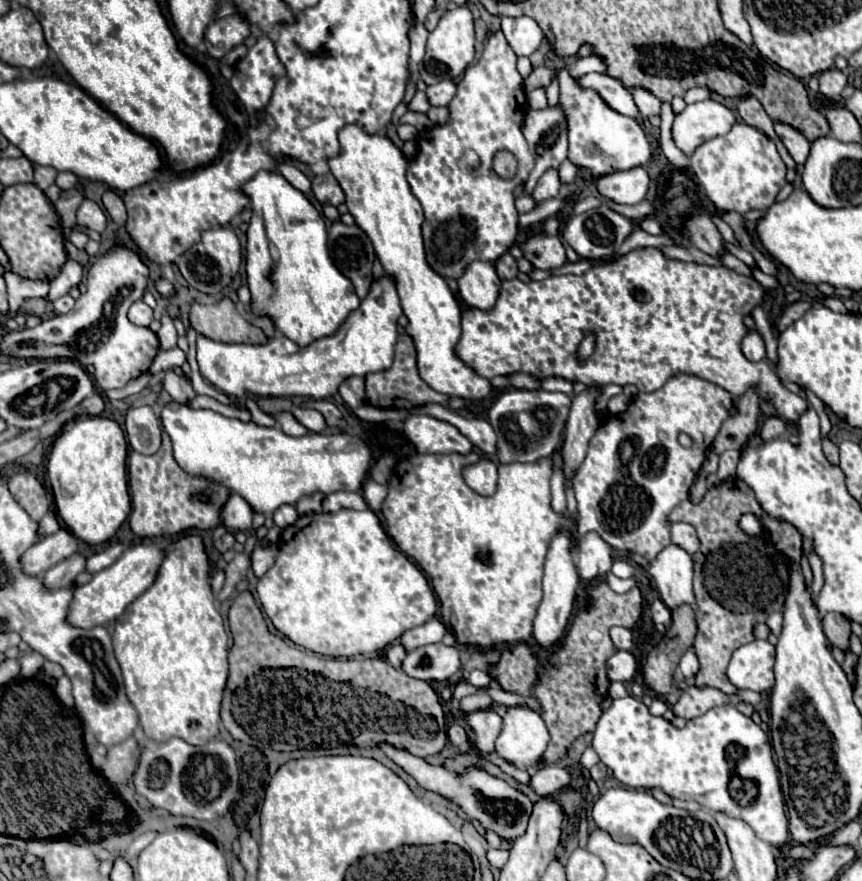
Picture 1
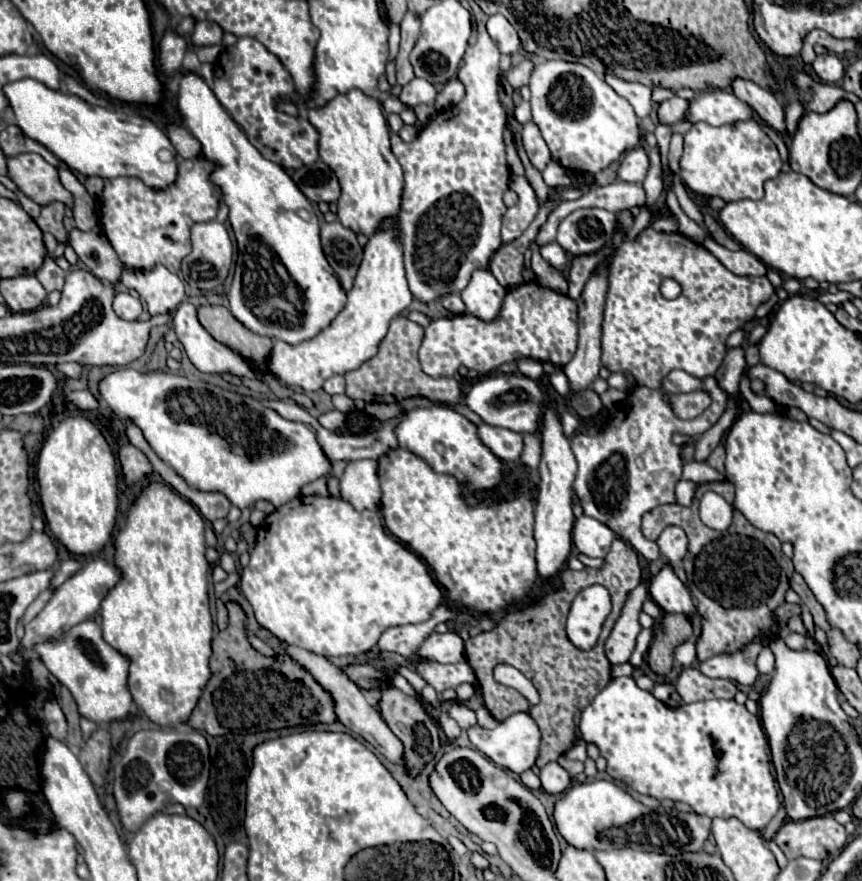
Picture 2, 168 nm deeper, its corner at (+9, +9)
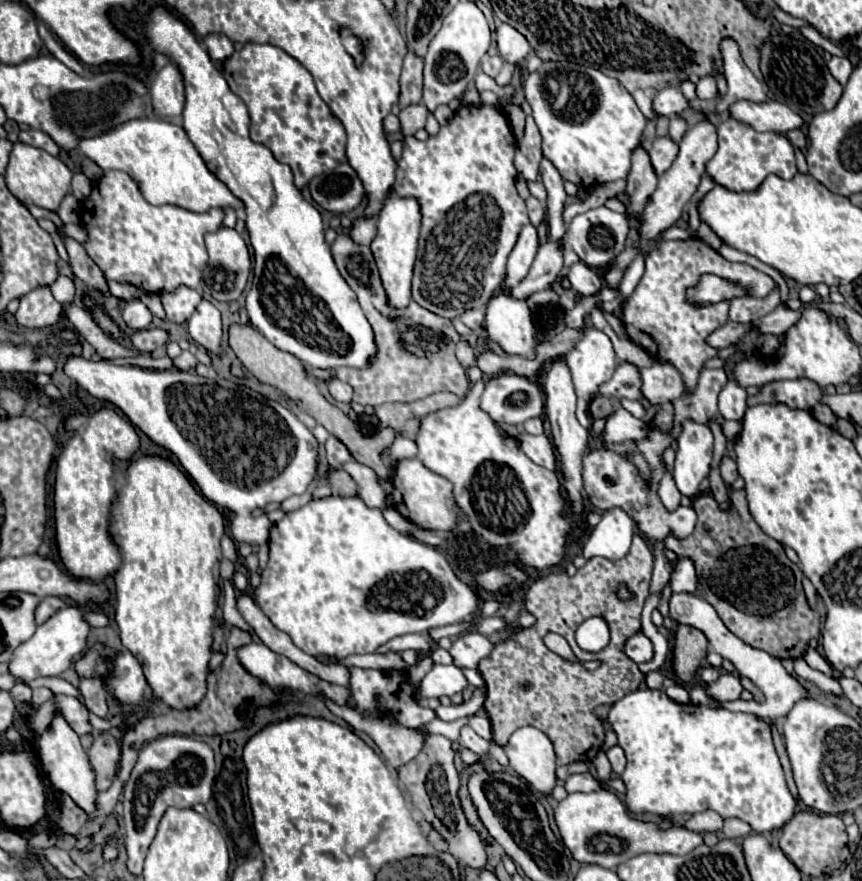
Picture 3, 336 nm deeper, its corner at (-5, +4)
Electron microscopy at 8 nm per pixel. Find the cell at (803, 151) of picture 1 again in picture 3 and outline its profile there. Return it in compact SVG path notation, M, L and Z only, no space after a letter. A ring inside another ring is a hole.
M724 39L720 49L722 49L722 59L724 59L724 77L728 83L728 93L720 101L718 113L722 113L728 105L732 105L734 101L740 101L740 99L748 99L748 101L756 101L756 103L768 101L764 85L744 65L738 45L732 39Z

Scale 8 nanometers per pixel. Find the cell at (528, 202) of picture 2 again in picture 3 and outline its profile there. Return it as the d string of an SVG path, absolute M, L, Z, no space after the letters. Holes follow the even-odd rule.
M532 223L522 227L522 233L518 235L518 241L508 257L508 271L504 279L504 289L516 287L528 273L534 255L538 251L538 231Z

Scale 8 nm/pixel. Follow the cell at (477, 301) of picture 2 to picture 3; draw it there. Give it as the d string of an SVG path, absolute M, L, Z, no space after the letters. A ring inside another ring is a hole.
M498 293L488 301L486 331L490 339L494 339L510 355L524 355L532 359L536 353L536 339L534 339L534 325L530 319L530 307L526 301L518 301L510 293Z

